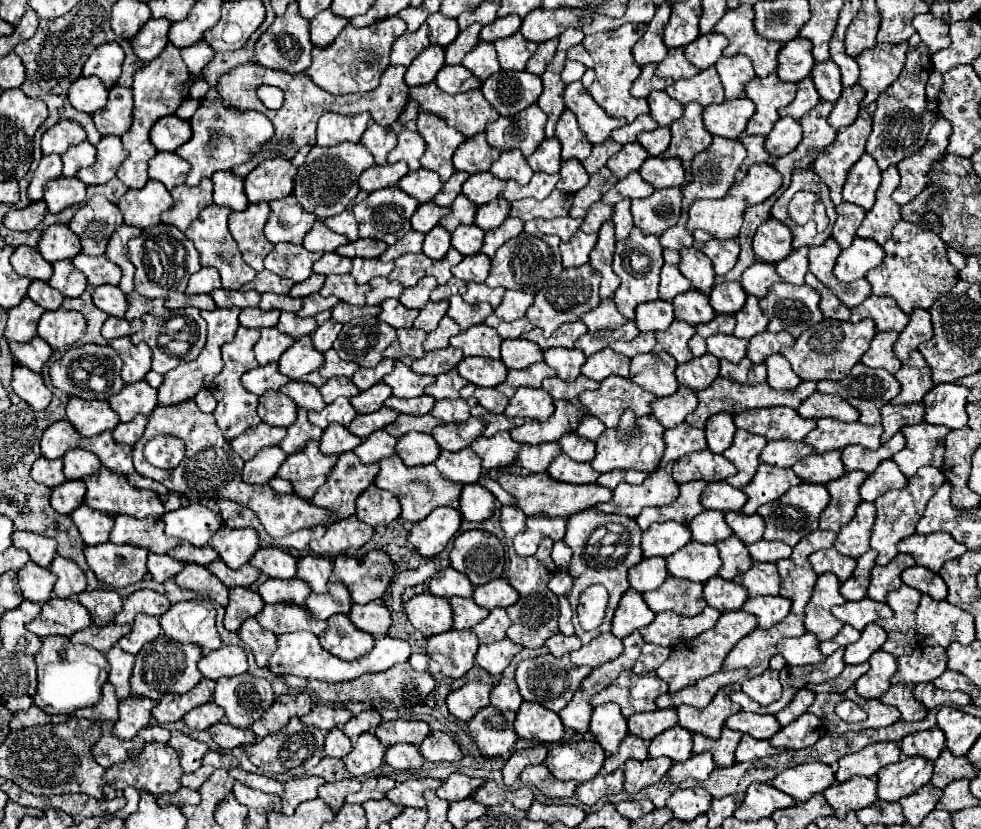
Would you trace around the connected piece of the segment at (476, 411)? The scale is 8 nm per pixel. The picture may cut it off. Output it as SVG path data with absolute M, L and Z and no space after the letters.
M481 405L473 407L471 409L471 415L475 417L481 417L485 421L485 437L493 437L497 431L509 431L511 427L517 427L517 425L523 425L523 419L521 417L515 417L515 419L509 419L505 415L495 415L495 413L489 413L487 409L483 409Z

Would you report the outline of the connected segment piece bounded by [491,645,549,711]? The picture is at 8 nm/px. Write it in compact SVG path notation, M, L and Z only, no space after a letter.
M545 645L539 647L539 649L523 649L521 653L517 653L517 655L513 657L513 661L509 663L509 667L503 671L501 681L499 681L499 683L493 687L493 691L491 691L491 703L493 703L493 707L497 707L497 709L511 709L511 711L517 711L517 709L521 707L521 703L523 703L523 697L519 695L519 689L517 689L515 679L513 679L519 661L529 659L529 657L547 655L547 653L549 653L549 649L547 649Z

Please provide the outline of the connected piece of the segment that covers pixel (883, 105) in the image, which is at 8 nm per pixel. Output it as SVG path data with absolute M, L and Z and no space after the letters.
M915 33L909 39L907 63L895 83L891 83L877 99L877 111L873 113L873 133L867 141L867 151L875 157L877 165L885 171L891 165L897 165L903 157L917 153L929 135L933 125L933 115L925 111L927 97L925 97L925 83L929 73L933 71L931 57L927 55L927 47L921 37Z

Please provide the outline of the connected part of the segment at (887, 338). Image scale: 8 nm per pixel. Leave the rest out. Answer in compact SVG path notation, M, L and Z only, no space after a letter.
M877 331L861 363L865 363L867 367L883 367L889 373L897 373L901 369L901 361L893 355L893 343L897 341L897 337L897 331Z

